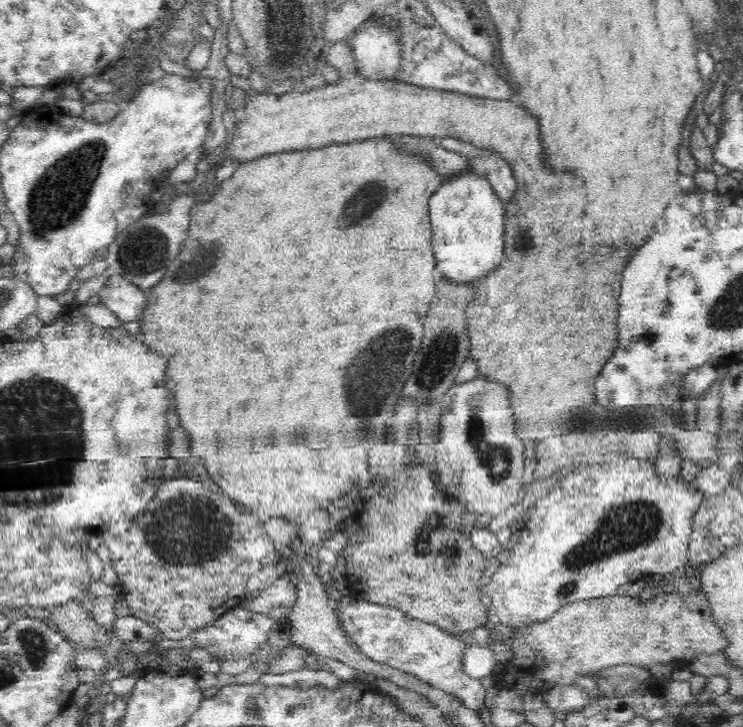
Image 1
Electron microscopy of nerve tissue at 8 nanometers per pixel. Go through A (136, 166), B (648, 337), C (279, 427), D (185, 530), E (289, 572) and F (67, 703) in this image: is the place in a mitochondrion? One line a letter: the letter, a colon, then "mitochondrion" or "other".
A: other
B: mitochondrion
C: other
D: mitochondrion
E: other
F: other

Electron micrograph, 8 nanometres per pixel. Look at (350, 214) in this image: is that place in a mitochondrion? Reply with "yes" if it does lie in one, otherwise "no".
yes

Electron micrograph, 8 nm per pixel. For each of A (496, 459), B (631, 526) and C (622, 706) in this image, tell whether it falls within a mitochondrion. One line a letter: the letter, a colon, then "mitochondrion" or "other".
A: mitochondrion
B: mitochondrion
C: other

